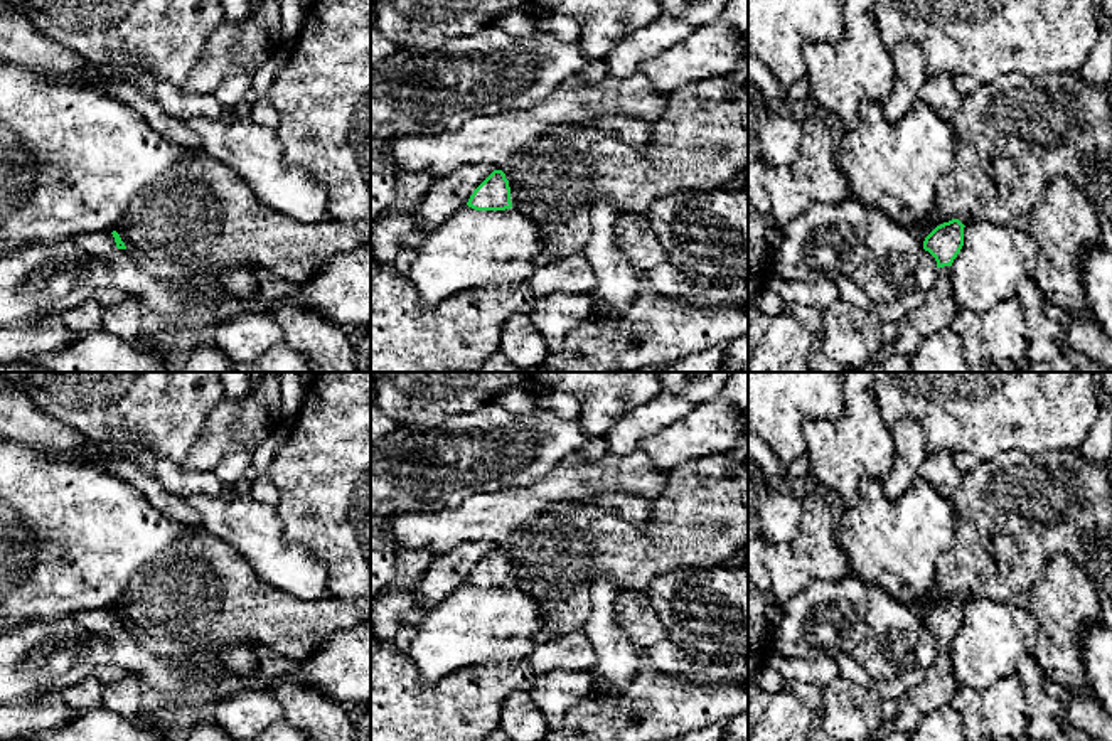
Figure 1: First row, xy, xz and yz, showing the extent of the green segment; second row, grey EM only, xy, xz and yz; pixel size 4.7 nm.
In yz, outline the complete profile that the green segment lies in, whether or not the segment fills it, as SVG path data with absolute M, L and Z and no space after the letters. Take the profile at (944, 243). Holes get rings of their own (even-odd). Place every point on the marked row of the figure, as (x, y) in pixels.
M952 219L925 237L923 249L935 258L938 276L925 301L900 322L900 332L888 350L910 359L922 340L950 327L959 310L952 293L950 266L964 246L964 227L959 219Z

